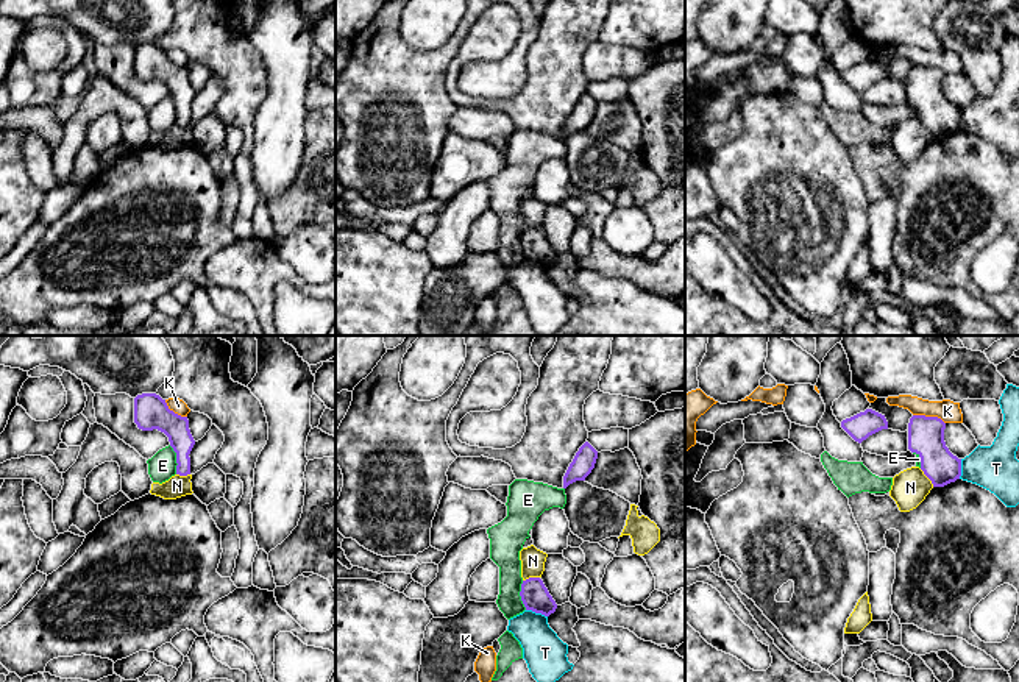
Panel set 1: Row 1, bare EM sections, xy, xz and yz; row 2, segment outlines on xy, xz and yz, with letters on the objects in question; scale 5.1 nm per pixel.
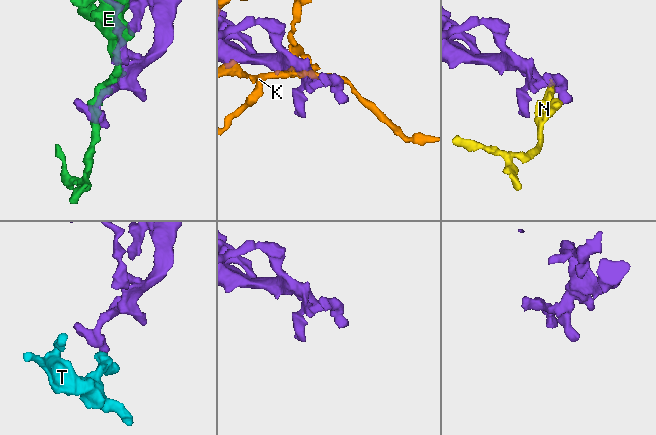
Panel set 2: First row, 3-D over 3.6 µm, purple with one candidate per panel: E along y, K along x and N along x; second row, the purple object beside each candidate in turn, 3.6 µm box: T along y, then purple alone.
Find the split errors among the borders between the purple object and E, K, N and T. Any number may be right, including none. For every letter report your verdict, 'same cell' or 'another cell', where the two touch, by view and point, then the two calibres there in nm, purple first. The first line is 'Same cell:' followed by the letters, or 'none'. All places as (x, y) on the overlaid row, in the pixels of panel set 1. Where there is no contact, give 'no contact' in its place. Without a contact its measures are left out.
Same cell: none
E: another cell | xy (177, 459) | 140/140 nm
K: another cell | yz (929, 417) | 190/110 nm
N: another cell | yz (927, 476) | 190/190 nm
T: another cell | xz (537, 612) | 140/220 nm

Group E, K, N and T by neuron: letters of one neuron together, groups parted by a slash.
E / K / N / T

